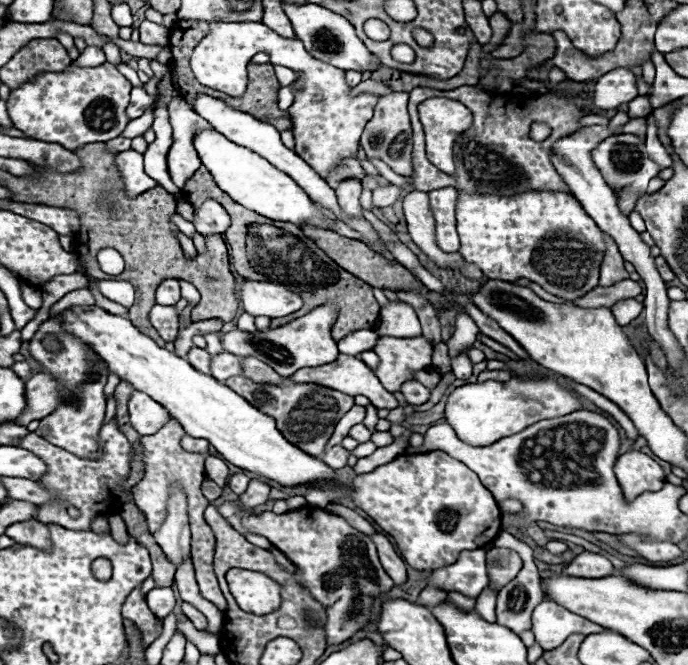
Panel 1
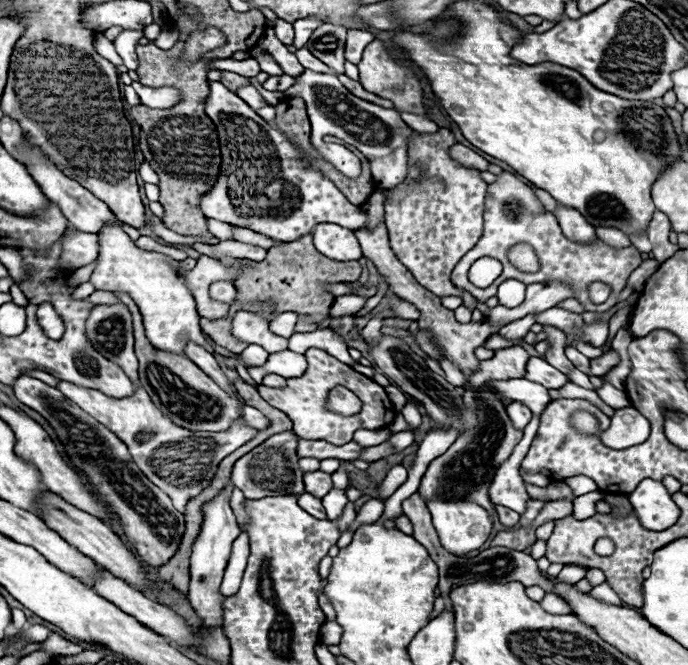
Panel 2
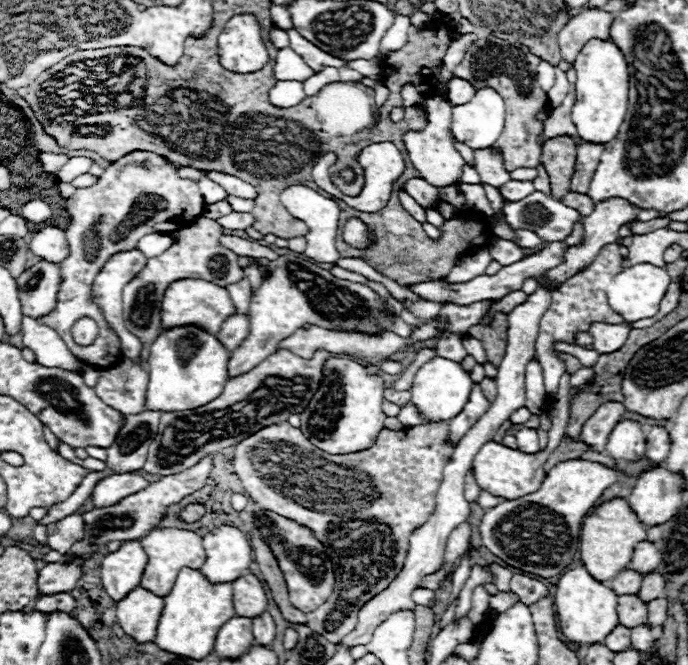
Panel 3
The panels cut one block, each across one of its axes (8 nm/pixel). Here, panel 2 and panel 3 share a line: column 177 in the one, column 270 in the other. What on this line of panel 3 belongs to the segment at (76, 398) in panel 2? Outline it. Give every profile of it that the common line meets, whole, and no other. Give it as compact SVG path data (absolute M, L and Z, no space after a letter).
M280 422L258 430L236 446L234 470L248 496L260 506L312 528L336 564L334 594L318 610L306 614L306 626L328 642L338 644L350 630L354 630L358 610L370 598L380 594L402 570L410 532L418 530L418 526L422 526L434 514L436 494L442 482L442 468L454 452L454 444L448 444L448 434L448 422L430 422L402 430L382 428L374 446L354 454L334 456L318 450L300 428Z

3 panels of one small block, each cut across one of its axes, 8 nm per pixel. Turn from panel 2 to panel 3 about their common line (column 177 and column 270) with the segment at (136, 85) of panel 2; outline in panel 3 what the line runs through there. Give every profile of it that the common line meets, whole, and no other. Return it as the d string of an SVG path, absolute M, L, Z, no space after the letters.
M278 80L268 92L268 100L276 108L292 108L304 98L306 92L298 80Z

